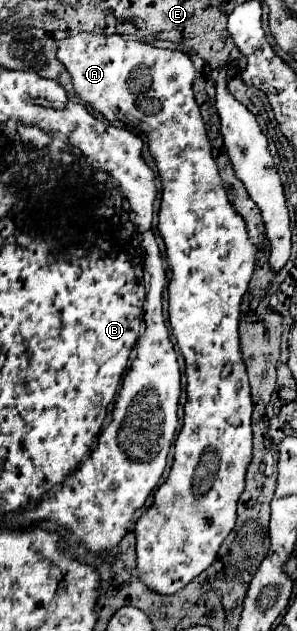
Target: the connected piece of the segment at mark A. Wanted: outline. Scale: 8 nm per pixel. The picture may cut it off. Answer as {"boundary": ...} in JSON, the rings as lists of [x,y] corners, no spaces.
{"boundary":[[[77,33],[71,35],[67,39],[59,41],[59,49],[57,49],[57,59],[65,65],[65,69],[69,71],[71,79],[73,79],[73,89],[79,101],[83,101],[91,111],[101,113],[105,119],[109,121],[123,121],[131,127],[135,127],[139,133],[143,133],[147,137],[147,147],[151,157],[155,159],[159,177],[161,177],[161,209],[159,209],[159,233],[165,241],[167,247],[167,267],[169,267],[169,325],[173,329],[173,335],[177,339],[177,345],[185,357],[185,375],[187,375],[187,403],[185,403],[185,417],[183,417],[183,427],[177,435],[175,441],[175,461],[173,467],[169,471],[169,477],[165,479],[165,483],[157,489],[155,497],[153,497],[153,505],[139,517],[137,525],[135,525],[135,535],[137,535],[137,573],[141,577],[141,581],[145,581],[145,585],[149,585],[149,589],[153,589],[155,593],[161,595],[175,595],[179,589],[183,589],[189,581],[193,581],[199,573],[203,573],[217,557],[217,551],[221,547],[221,543],[225,541],[225,537],[231,533],[233,525],[235,525],[235,511],[237,511],[237,499],[245,489],[245,473],[247,467],[251,463],[251,451],[253,451],[253,437],[251,437],[251,395],[249,395],[249,383],[247,383],[247,373],[233,373],[231,371],[231,363],[241,363],[241,351],[239,351],[239,333],[237,333],[237,325],[239,325],[239,307],[241,307],[241,299],[247,291],[251,273],[253,273],[253,265],[255,265],[255,255],[257,255],[257,247],[251,243],[249,235],[247,235],[247,225],[243,221],[243,217],[235,211],[235,207],[231,205],[227,191],[223,189],[219,171],[217,171],[217,163],[211,155],[211,143],[203,125],[203,119],[199,115],[199,105],[195,101],[193,95],[193,77],[195,77],[195,67],[189,59],[187,53],[183,51],[171,51],[171,49],[157,49],[149,43],[131,39],[127,35],[101,35],[101,33]]]}

